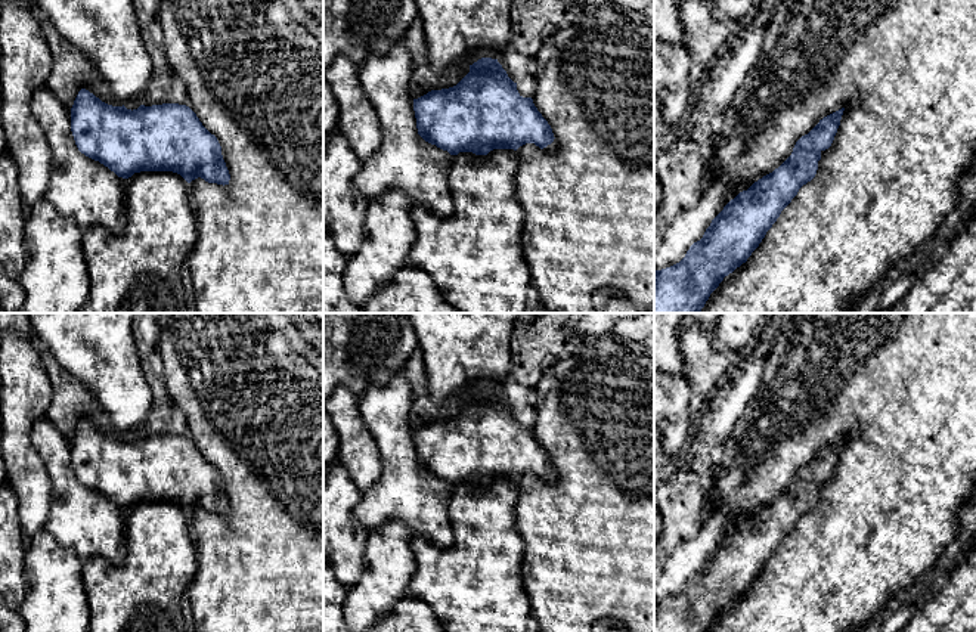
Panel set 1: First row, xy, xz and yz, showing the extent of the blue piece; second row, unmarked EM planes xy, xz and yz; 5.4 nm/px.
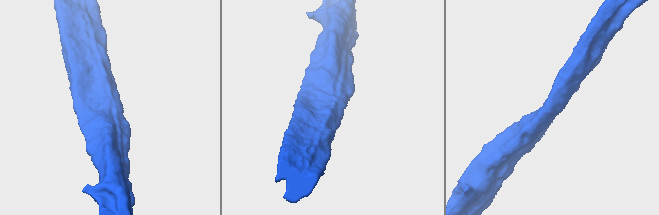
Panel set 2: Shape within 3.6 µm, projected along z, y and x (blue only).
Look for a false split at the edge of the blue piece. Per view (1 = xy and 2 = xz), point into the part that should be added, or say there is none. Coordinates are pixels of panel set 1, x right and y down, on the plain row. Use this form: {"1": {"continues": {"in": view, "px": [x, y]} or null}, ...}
{"1": {"continues": null}, "2": {"continues": {"in": "xz", "px": [551, 479]}}}

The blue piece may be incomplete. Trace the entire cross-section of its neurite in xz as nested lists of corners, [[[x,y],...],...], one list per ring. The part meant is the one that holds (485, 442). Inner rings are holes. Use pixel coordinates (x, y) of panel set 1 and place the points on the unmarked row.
[[[481,388],[453,418],[413,430],[418,465],[450,486],[514,480],[535,474],[555,484],[552,459],[533,434],[523,428],[498,390]]]

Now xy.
[[[81,419],[71,439],[71,462],[81,484],[99,492],[123,509],[140,502],[173,502],[188,514],[201,508],[208,514],[224,517],[230,511],[217,468],[186,436],[140,436],[131,442],[124,436],[108,436]]]

